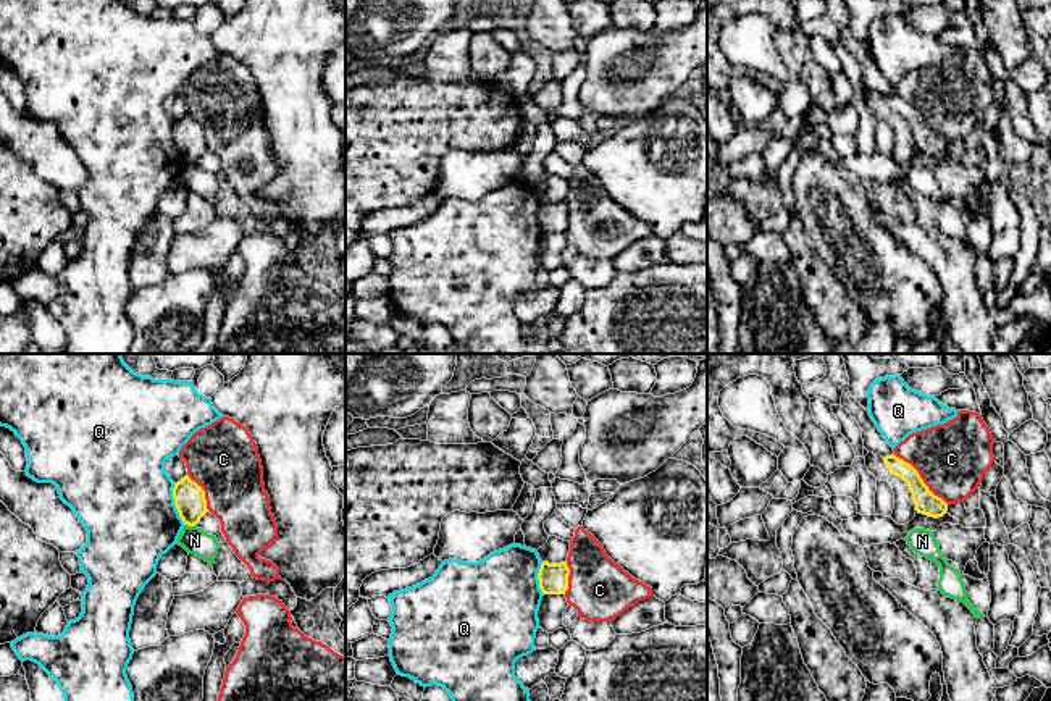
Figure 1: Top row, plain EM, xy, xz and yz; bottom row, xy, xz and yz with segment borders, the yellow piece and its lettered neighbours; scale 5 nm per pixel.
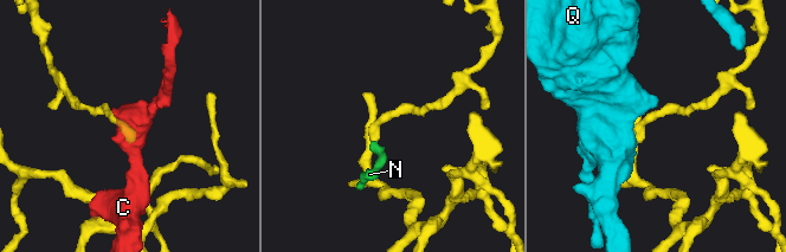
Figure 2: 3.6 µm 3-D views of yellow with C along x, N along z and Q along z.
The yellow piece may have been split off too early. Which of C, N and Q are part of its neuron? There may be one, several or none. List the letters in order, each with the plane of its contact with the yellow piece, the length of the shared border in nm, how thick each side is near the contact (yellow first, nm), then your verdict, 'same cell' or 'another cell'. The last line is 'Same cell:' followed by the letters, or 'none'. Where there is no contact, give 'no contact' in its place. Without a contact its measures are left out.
C: yz | 380 nm | 110/360 nm | another cell
N: xy | 60 nm | 160/140 nm | another cell
Q: xy | 220 nm | 160/480 nm | another cell
Same cell: none

